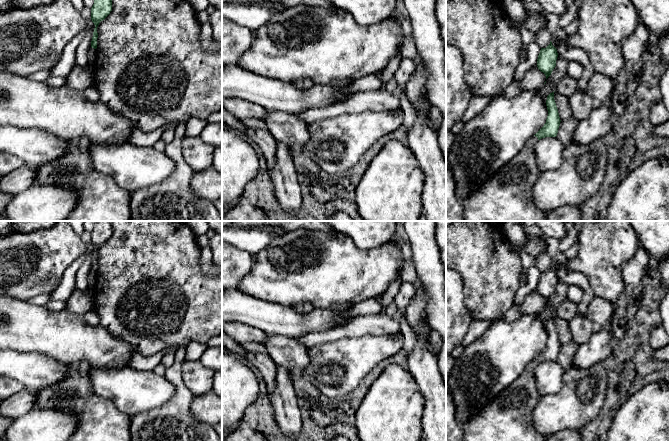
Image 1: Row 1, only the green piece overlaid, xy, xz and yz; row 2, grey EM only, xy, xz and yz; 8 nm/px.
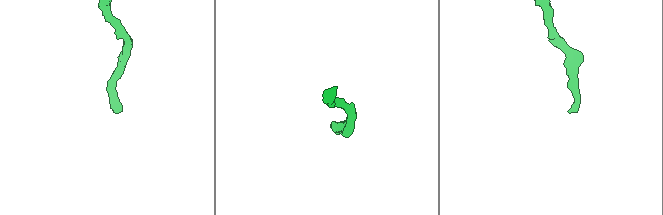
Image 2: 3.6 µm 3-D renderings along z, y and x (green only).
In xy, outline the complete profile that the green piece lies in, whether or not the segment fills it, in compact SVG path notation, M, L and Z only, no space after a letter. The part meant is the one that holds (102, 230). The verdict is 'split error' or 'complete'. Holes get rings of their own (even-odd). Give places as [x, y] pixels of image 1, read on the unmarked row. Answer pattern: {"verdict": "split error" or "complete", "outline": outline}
{"verdict": "complete", "outline": "M96 221L91 232L91 244L95 249L91 271L97 272L97 251L112 235L112 221Z"}

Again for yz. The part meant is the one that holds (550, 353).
{"verdict": "split error", "outline": "M554 316L547 320L546 330L548 340L544 350L526 366L513 383L485 406L475 408L469 419L461 424L464 441L547 441L548 437L535 429L533 421L534 409L541 398L535 384L534 370L542 362L557 360L561 344L554 324Z"}

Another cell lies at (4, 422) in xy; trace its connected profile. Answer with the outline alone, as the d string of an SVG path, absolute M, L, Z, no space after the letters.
M0 416L0 438L6 434L8 427L12 424L13 420Z

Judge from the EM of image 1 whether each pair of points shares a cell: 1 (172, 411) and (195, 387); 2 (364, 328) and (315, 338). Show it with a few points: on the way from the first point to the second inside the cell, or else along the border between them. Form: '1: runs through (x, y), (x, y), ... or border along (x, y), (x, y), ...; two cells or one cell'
1: border along (180, 371), (184, 385), (194, 395); two cells
2: runs through (352, 329), (327, 335); one cell

